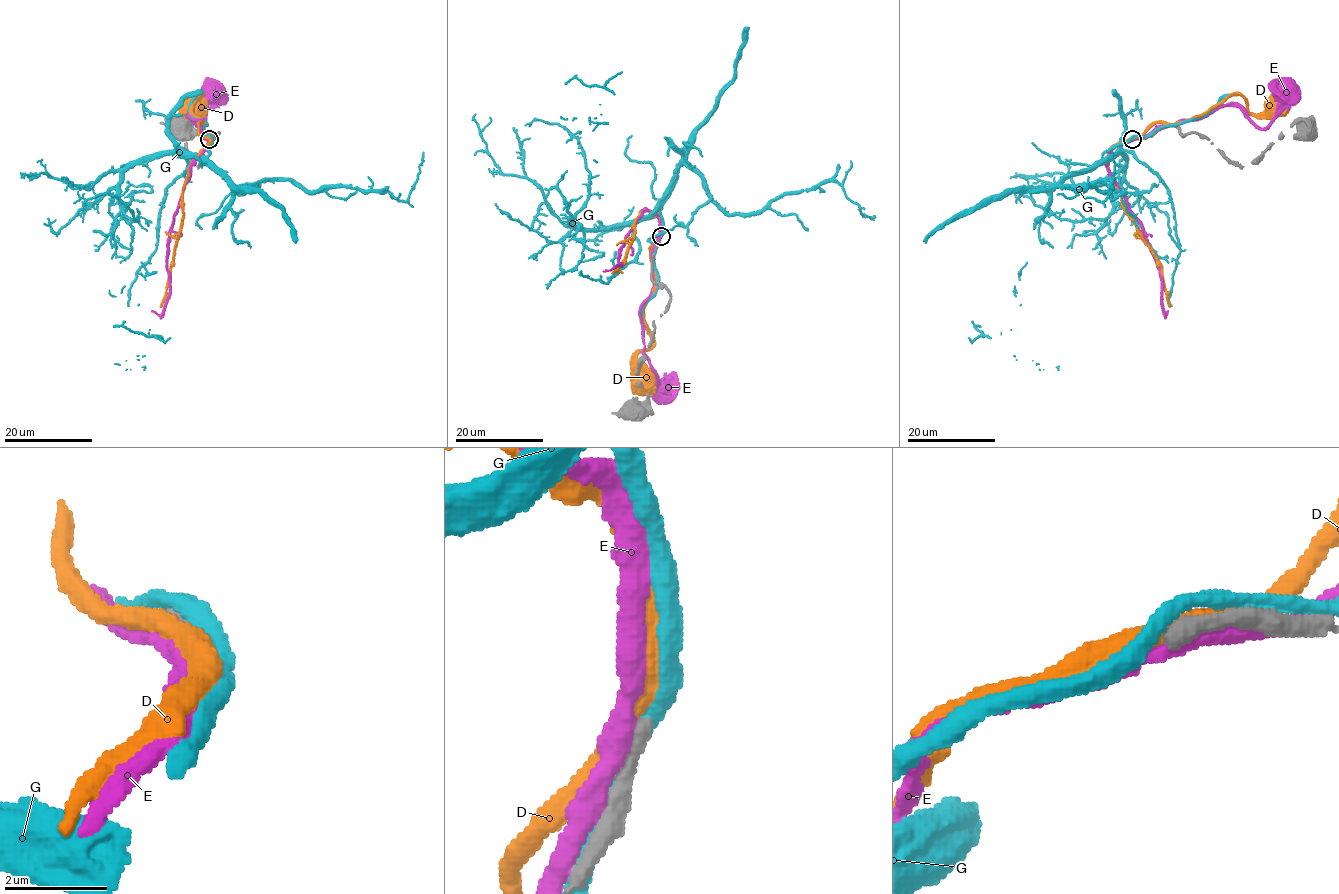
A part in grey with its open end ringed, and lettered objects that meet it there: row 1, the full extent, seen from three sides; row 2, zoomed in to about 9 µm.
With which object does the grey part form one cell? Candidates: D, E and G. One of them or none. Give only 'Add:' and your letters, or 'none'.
Add: none

